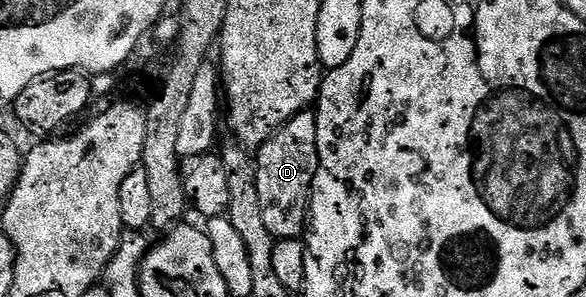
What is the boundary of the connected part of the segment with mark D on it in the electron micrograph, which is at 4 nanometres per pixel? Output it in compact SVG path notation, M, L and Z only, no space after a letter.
M306 109L291 117L265 144L256 148L255 162L259 209L263 209L267 233L271 233L274 240L301 239L307 231L309 199L313 196L313 182L319 169L316 110Z

